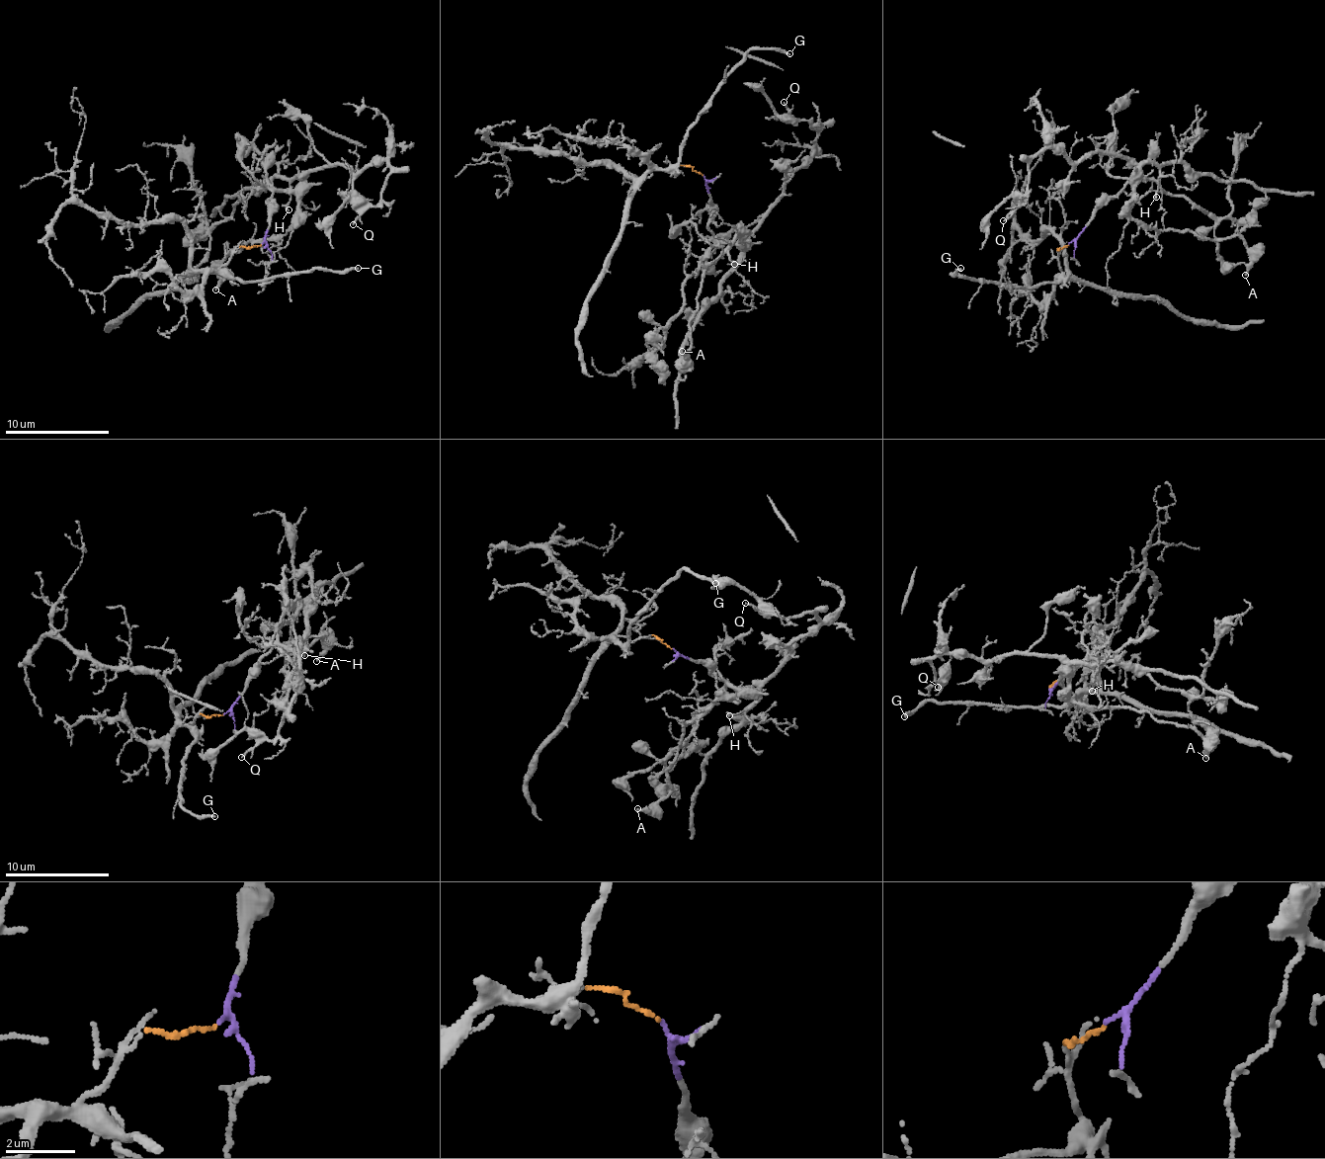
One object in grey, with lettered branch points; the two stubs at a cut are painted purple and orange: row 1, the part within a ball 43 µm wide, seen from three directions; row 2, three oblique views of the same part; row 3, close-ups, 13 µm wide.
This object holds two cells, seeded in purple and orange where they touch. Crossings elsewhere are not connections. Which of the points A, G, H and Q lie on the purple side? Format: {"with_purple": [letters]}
{"with_purple": ["A", "H", "Q"]}

